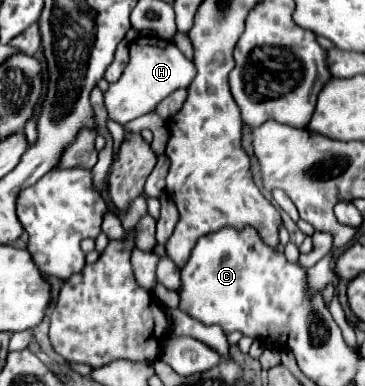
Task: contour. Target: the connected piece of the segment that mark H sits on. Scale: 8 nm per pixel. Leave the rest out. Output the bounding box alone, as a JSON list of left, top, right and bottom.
[104,36,194,126]

